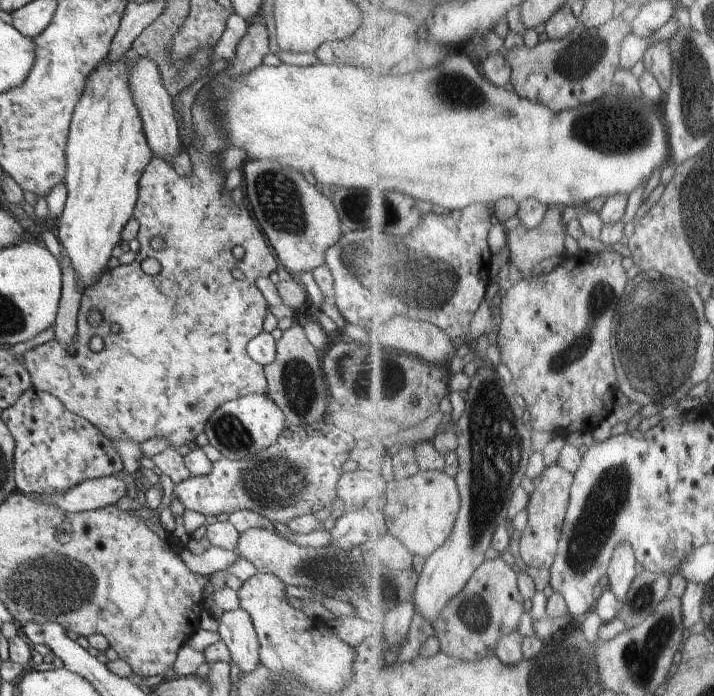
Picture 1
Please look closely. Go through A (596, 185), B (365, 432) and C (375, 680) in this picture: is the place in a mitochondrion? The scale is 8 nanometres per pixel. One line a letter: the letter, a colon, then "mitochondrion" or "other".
A: other
B: other
C: other

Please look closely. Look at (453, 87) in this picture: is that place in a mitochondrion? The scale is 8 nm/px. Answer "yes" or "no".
yes

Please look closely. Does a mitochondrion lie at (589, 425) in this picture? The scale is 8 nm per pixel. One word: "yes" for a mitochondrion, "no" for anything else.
no

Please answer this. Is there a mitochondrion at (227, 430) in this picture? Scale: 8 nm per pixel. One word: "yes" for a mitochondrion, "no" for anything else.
yes

